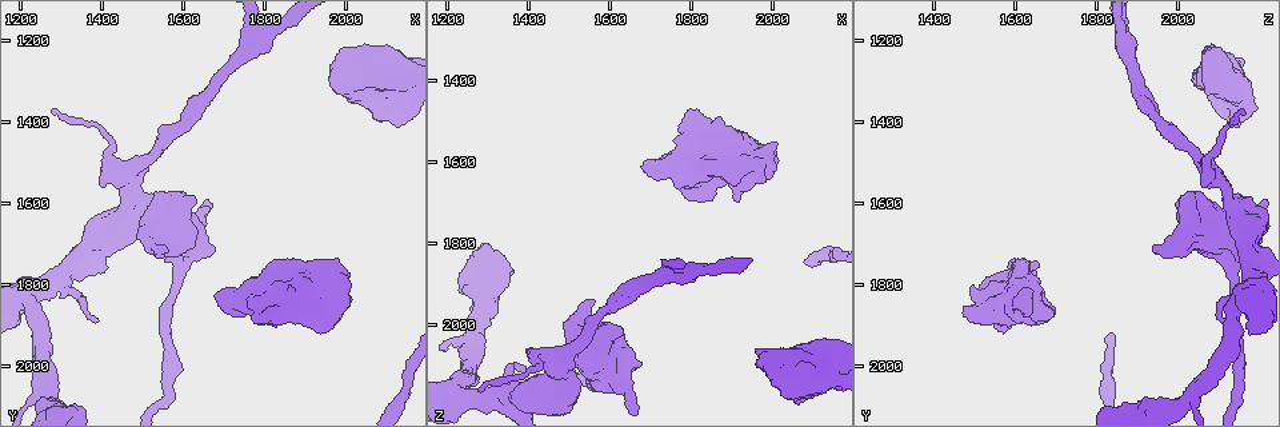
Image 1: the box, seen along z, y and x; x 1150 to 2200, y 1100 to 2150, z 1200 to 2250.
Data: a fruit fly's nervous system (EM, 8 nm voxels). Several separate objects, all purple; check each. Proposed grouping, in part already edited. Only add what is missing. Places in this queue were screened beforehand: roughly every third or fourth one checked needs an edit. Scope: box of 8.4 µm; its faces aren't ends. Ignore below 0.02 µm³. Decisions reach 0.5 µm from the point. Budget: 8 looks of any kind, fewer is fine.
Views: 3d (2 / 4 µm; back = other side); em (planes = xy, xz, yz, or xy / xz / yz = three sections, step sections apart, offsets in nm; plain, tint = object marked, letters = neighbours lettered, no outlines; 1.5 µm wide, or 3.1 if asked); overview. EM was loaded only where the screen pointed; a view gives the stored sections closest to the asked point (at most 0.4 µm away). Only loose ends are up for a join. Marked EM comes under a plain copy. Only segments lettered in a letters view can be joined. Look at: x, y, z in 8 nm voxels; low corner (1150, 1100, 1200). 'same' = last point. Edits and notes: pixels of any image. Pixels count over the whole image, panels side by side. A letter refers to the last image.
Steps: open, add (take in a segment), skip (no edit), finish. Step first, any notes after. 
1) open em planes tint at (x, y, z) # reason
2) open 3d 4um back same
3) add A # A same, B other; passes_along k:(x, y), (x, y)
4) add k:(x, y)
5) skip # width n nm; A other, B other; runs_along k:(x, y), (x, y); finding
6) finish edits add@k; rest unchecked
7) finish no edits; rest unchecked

open 3d 2um at (1275, 1380, 2160) # thin end

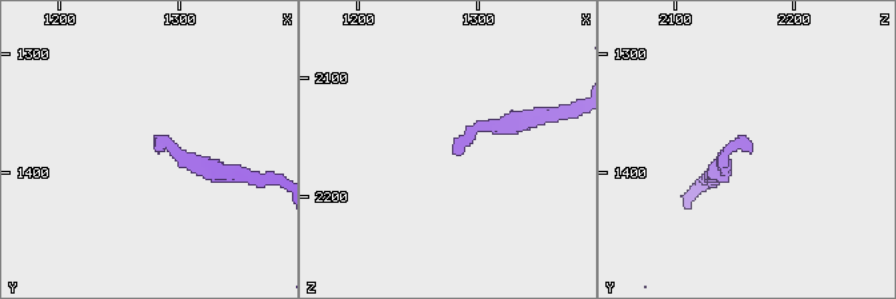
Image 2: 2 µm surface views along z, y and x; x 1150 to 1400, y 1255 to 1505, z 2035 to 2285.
open em planes letters at (1278, 1380, 2162)

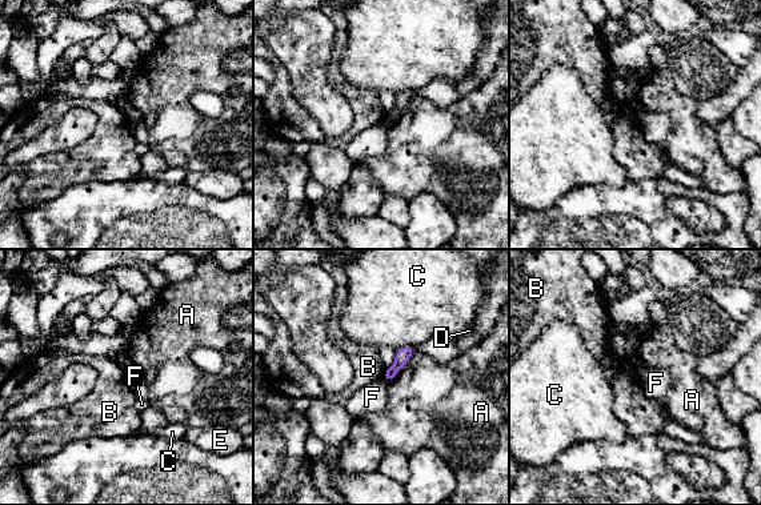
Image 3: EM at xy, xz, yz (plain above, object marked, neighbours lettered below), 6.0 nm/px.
skip # A other, B other, C other, D other, E other, F other; border 3:(124, 363), (129, 381); none of them fits

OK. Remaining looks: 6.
open em yz step 8 letters at (1920, 1860, 1690) # stops while still wide

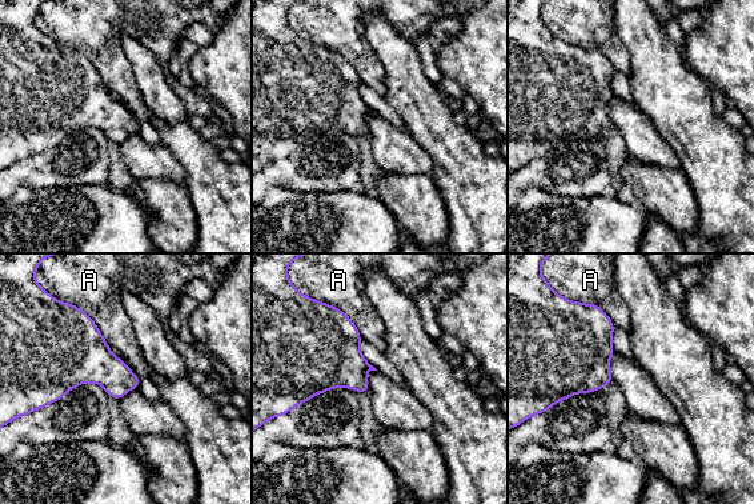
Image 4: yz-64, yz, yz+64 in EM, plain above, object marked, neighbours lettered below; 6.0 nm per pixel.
skip # A other; border 4:(76, 306), (92, 320), (109, 350); no lettered segment goes on from it

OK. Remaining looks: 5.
open em planes letters at (1800, 1880, 1475) # thick end

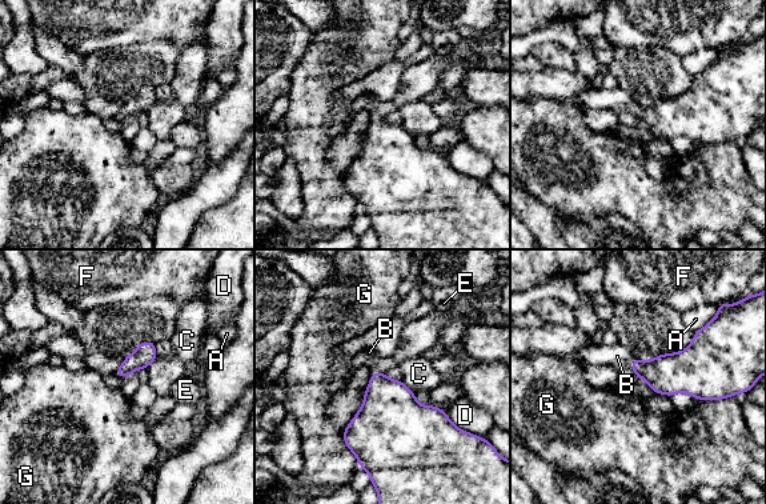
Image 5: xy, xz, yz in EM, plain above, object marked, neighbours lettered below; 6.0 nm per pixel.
add B # A other, B same, C other, D other, E other, F other, G other; passes_along 5:(669, 374), (632, 362), (617, 356); it goes on there

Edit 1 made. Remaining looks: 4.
finish edits add@5; rest unchecked

